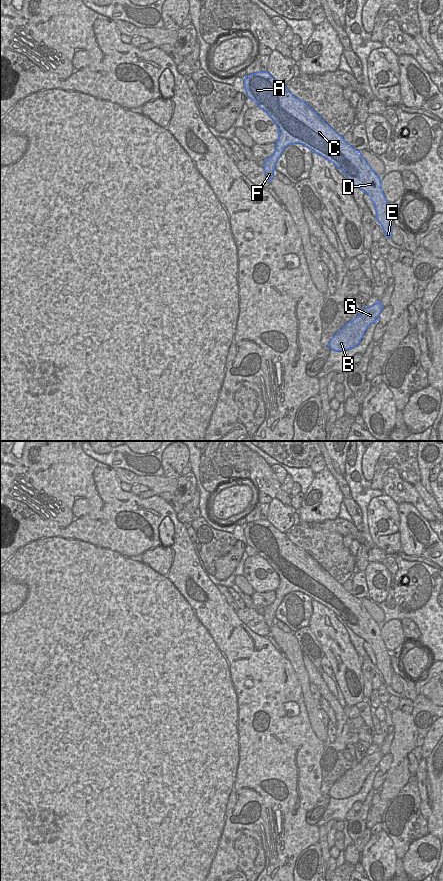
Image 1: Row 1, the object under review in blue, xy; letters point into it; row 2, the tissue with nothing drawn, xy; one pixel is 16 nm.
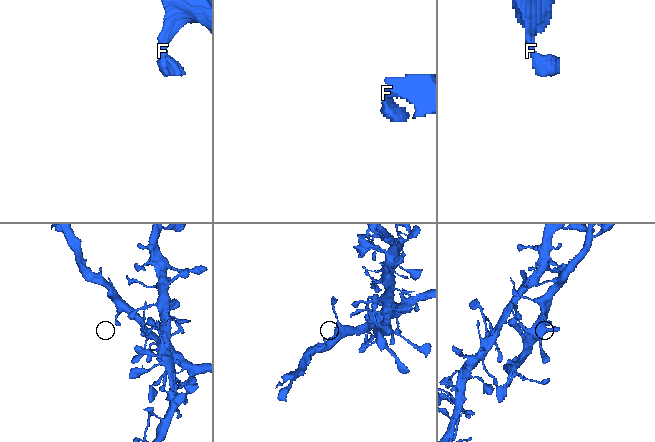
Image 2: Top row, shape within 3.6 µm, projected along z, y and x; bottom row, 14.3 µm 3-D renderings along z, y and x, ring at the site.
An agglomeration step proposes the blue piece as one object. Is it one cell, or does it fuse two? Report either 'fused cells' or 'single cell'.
single cell

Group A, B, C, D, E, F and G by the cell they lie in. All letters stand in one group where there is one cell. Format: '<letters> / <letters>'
A B C D E F G

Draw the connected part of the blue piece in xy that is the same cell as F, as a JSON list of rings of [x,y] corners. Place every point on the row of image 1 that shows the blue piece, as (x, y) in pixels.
[[[267,71],[246,75],[244,87],[247,96],[263,109],[279,128],[279,138],[275,143],[274,154],[265,160],[264,171],[269,181],[274,177],[275,164],[283,150],[300,143],[340,168],[347,178],[359,189],[368,194],[376,209],[376,219],[382,225],[386,237],[392,236],[391,205],[386,201],[381,189],[381,179],[374,173],[360,151],[347,144],[308,104],[291,94],[285,85],[276,81]]]

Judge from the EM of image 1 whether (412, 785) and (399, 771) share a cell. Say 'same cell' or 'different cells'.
different cells

